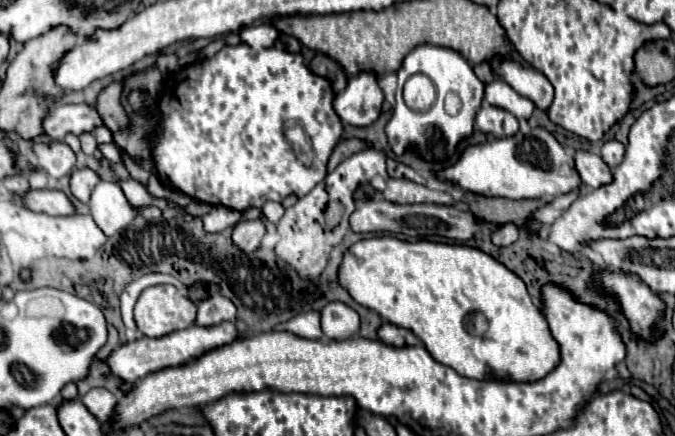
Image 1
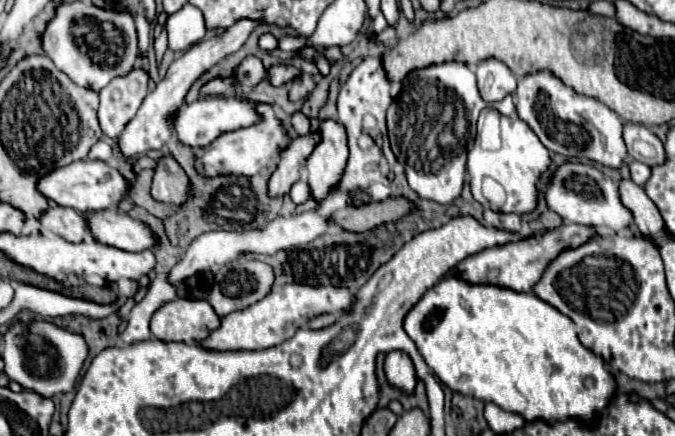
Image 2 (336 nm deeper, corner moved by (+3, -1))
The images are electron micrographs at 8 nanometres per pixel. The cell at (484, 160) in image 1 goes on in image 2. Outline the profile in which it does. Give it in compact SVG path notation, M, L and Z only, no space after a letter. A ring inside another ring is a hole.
M564 163L552 183L546 189L546 201L566 223L578 223L586 227L610 227L614 231L626 229L632 223L632 213L622 205L618 195L618 183L606 177L600 169L580 163Z

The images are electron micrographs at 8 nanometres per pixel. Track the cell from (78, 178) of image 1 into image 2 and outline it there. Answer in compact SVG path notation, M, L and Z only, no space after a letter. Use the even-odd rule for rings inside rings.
M242 19L238 21L236 25L232 25L230 29L226 29L224 33L218 33L214 35L212 39L206 39L206 41L200 41L196 45L192 45L180 59L176 59L170 67L168 67L168 73L166 77L156 85L154 91L150 91L146 95L146 99L142 101L142 107L138 109L136 117L124 127L122 135L118 137L120 141L120 149L124 155L128 157L138 157L140 153L148 151L148 149L160 149L172 135L174 135L174 115L178 113L178 107L182 107L184 103L184 97L188 93L188 89L192 87L192 83L202 75L206 73L208 69L212 69L222 57L238 51L244 41L248 39L248 35L252 33L252 29L256 27L254 21L248 21L248 19Z

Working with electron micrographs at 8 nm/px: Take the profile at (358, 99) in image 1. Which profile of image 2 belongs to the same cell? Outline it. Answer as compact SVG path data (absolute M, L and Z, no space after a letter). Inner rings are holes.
M330 119L322 121L320 131L322 141L310 155L306 167L308 167L310 195L314 201L324 203L328 193L336 189L342 179L342 171L348 159L348 145L344 127L340 123L334 123Z

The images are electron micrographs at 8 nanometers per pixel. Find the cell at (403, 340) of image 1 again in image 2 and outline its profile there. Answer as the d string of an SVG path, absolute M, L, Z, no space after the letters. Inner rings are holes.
M388 351L386 359L384 359L384 373L386 373L388 383L394 389L398 389L406 395L414 393L418 379L416 379L414 363L406 351Z

